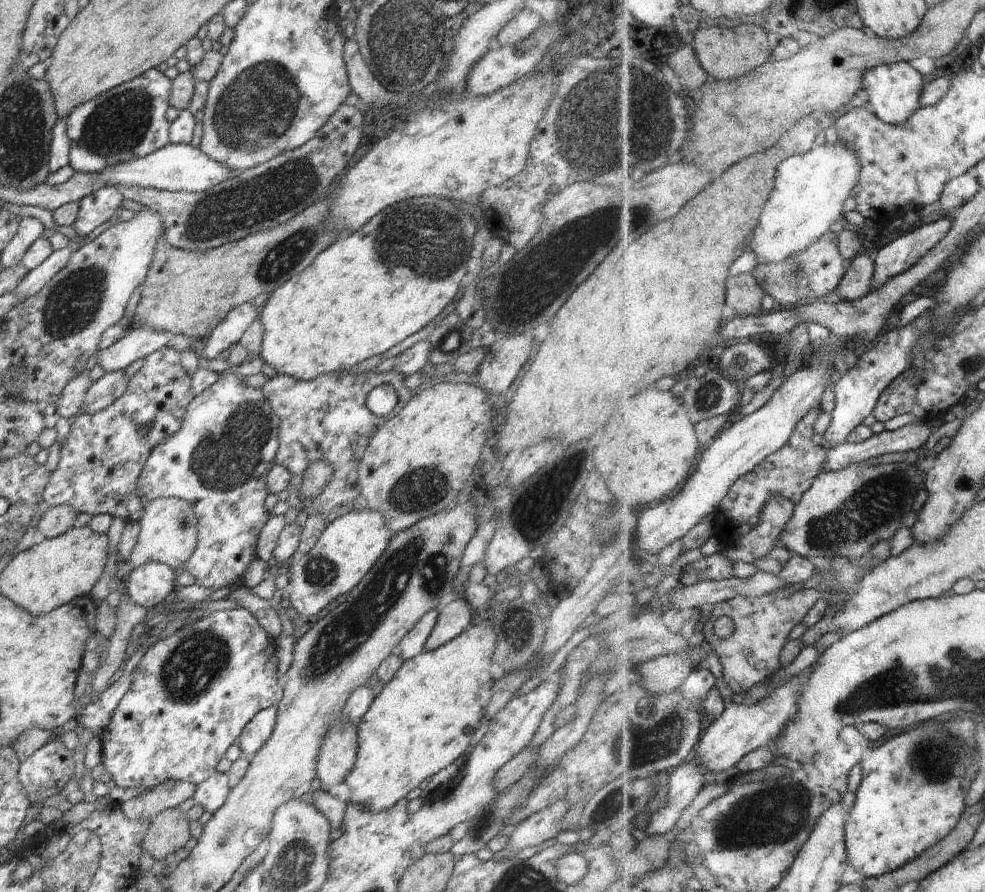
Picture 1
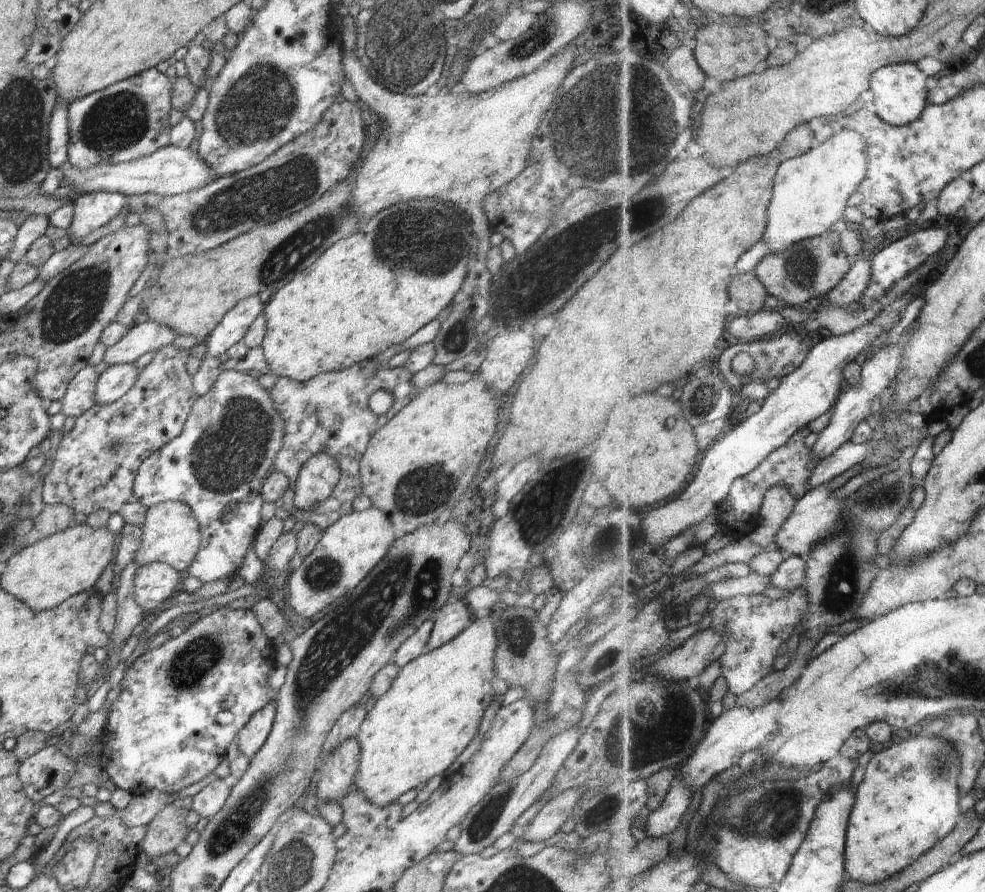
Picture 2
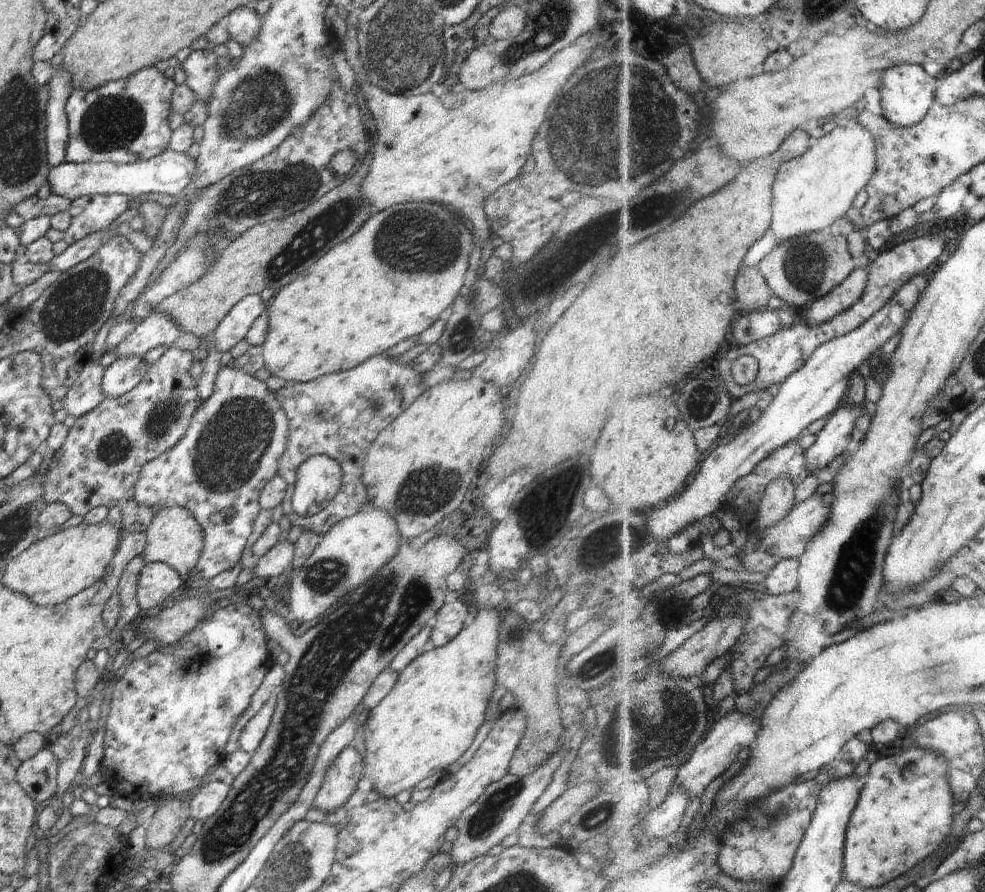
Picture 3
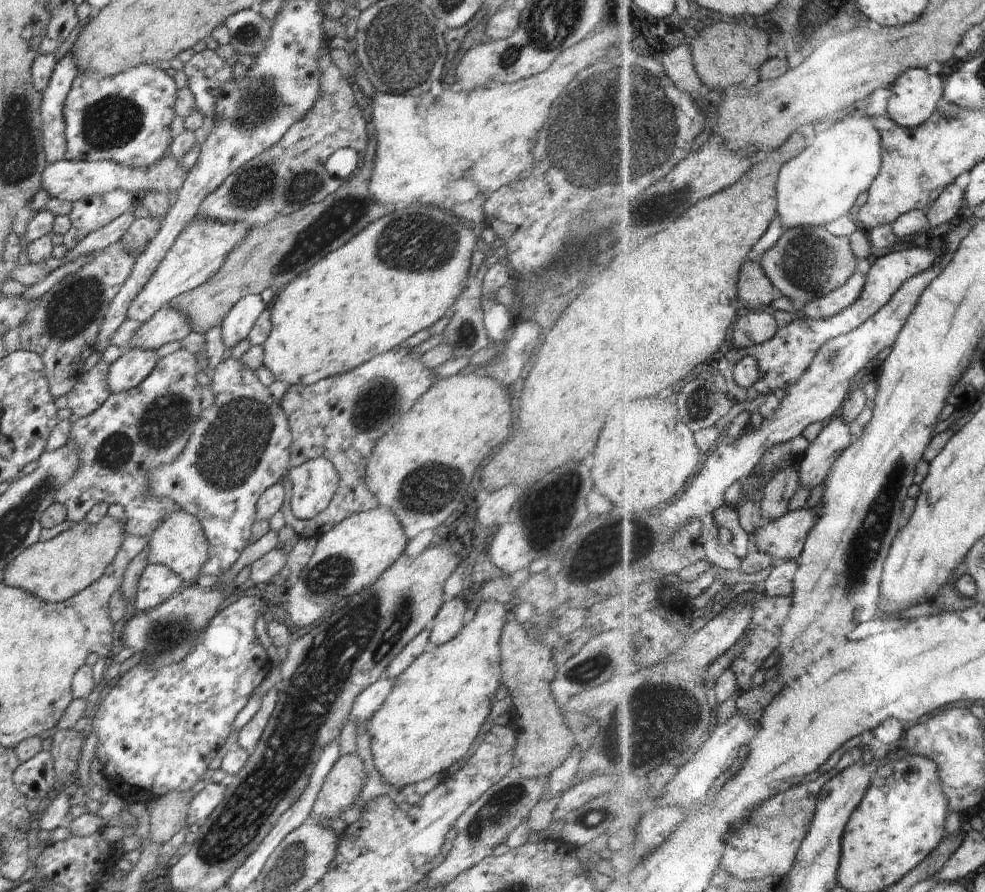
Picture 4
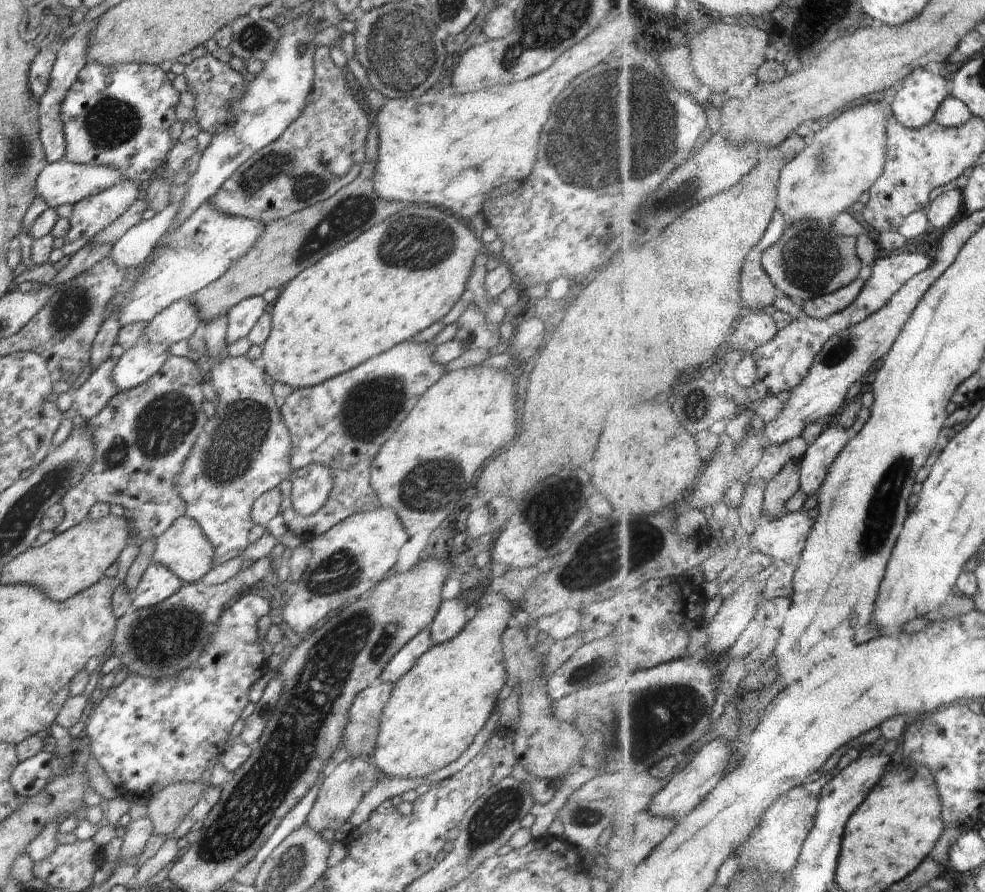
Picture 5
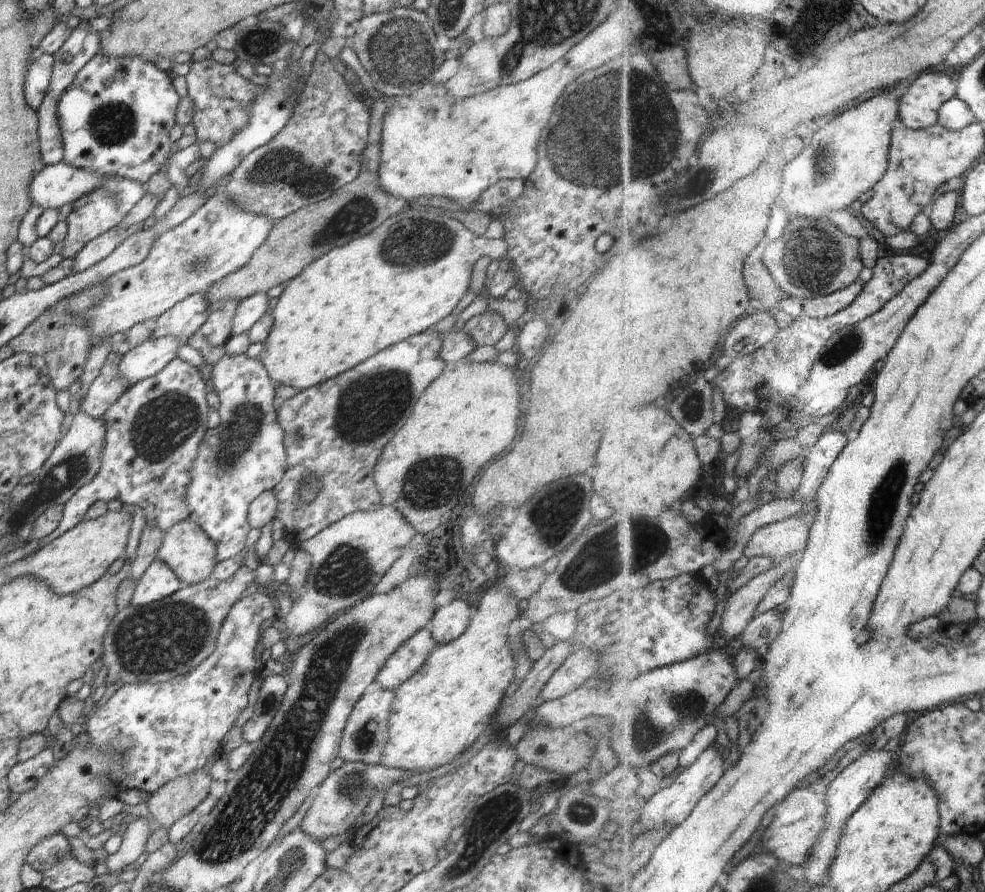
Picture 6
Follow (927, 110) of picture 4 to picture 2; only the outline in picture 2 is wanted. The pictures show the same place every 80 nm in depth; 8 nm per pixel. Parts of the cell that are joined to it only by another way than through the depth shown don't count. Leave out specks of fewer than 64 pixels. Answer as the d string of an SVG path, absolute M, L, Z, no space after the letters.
M896 63L877 70L871 78L871 88L875 93L875 104L879 114L891 125L902 126L916 122L931 104L930 89L933 85L931 77L920 70L917 63Z

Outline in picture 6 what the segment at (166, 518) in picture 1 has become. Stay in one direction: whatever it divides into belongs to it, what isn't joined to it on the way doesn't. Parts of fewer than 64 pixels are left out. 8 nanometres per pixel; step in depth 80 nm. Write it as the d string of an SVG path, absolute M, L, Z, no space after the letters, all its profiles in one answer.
M184 519L164 535L161 547L157 552L158 560L165 562L174 574L187 585L195 585L212 576L217 564L217 550L214 541L193 520Z

